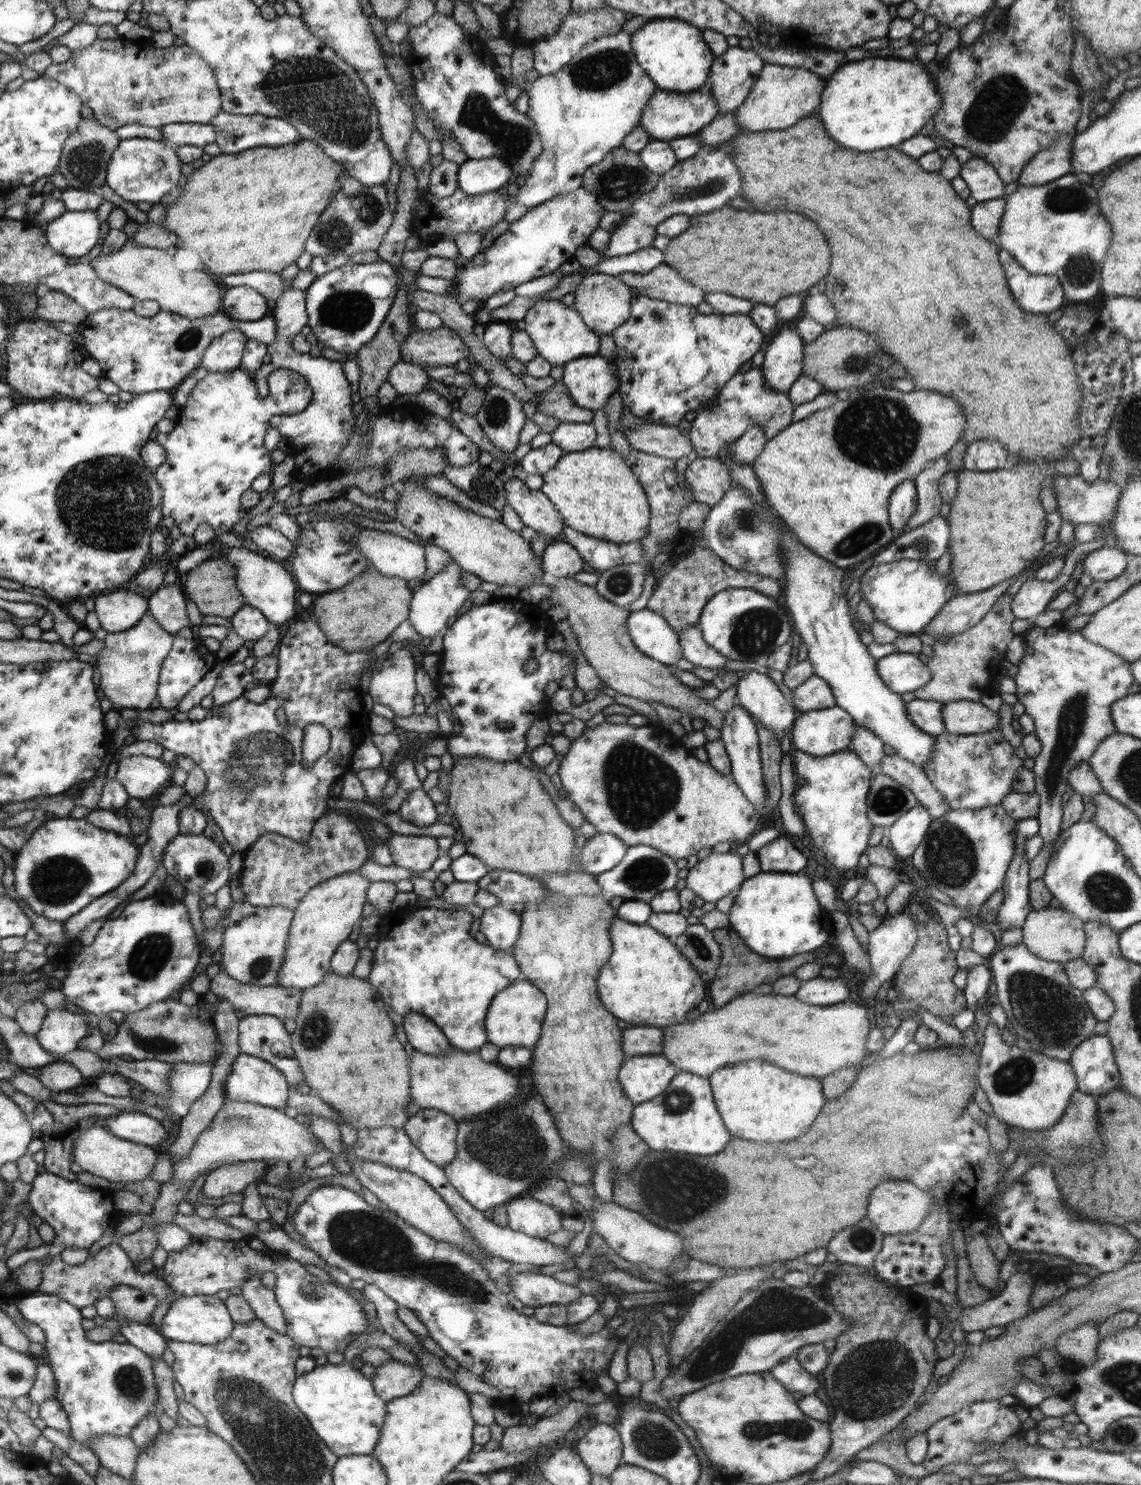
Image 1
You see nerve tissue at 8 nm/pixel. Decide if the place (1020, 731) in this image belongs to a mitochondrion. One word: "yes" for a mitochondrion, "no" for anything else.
no

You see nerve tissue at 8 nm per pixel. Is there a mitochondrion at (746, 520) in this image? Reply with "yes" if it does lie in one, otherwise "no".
yes

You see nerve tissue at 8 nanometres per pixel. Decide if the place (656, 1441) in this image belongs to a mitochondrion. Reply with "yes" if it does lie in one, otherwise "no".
yes

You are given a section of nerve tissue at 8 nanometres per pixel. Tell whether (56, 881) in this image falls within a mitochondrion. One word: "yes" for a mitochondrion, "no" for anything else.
yes

